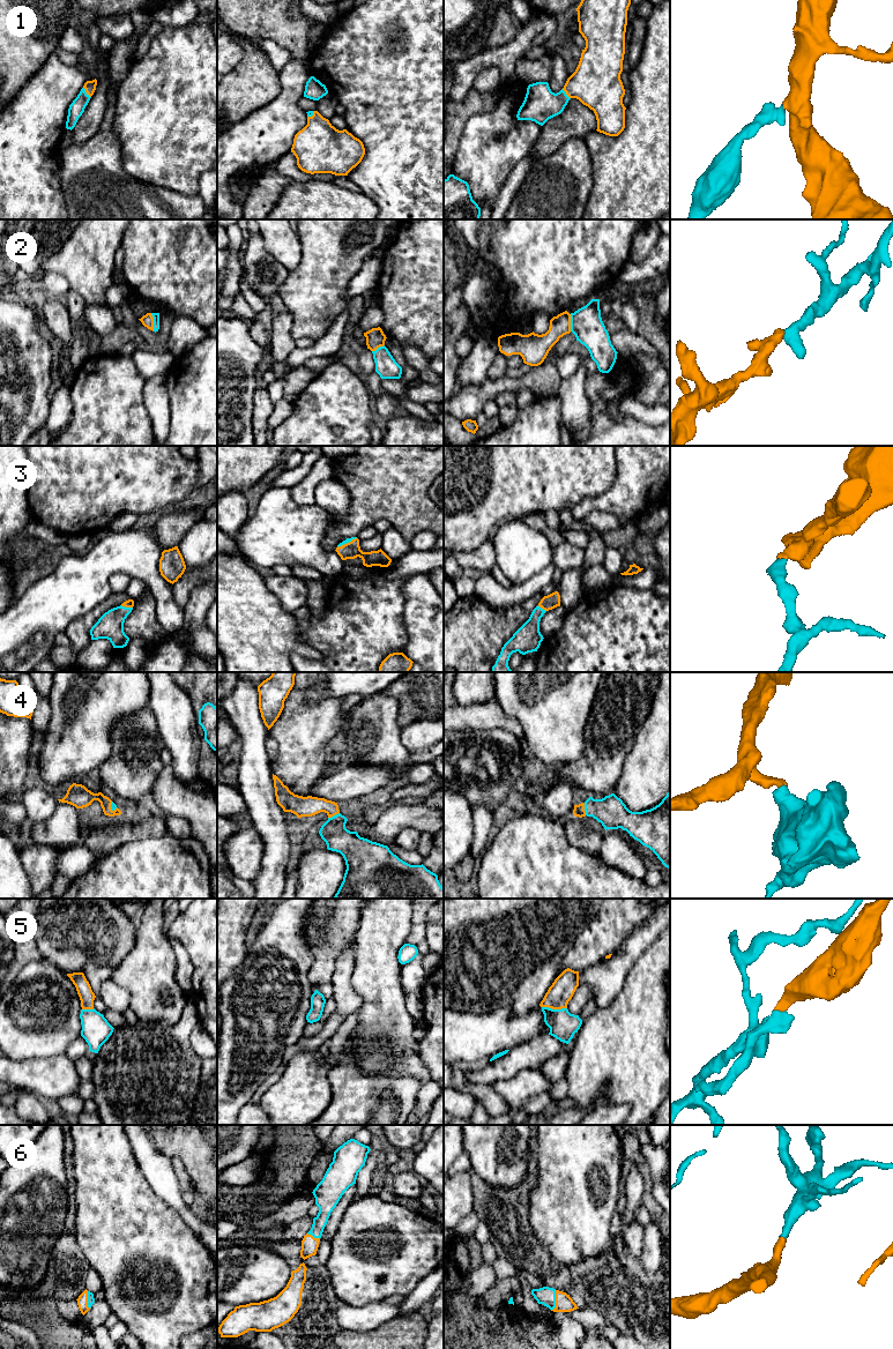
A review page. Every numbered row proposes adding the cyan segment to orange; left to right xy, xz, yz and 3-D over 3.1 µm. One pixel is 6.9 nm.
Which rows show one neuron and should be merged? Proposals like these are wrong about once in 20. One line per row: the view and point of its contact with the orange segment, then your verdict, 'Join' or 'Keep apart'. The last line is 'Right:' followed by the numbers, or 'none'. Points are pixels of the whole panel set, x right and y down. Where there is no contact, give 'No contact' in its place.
1: Touches orange at xy (86, 91). Join
2: Touches orange at xy (153, 322). Join
3: Touches orange at yz (542, 608). Join
4: Touches orange at yz (583, 809). Join
5: Touches orange at yz (555, 1008). Join
6: Touches orange at yz (556, 1301). Join
Right: 1, 2, 3, 4, 5, 6

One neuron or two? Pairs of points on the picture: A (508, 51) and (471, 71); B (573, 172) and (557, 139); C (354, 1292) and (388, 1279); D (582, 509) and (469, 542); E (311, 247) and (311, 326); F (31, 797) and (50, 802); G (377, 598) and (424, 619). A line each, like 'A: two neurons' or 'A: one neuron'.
A: one neuron
B: two neurons
C: one neuron
D: two neurons
E: one neuron
F: one neuron
G: two neurons

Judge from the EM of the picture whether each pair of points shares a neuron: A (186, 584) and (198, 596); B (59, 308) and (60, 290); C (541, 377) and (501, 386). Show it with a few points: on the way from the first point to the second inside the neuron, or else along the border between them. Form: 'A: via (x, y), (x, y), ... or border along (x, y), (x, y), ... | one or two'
A: border along (203, 580), (193, 589), (188, 602), (183, 608) | two
B: border along (47, 296), (58, 296), (62, 299) | two
C: via (531, 380), (511, 385) | one

